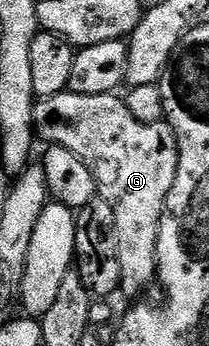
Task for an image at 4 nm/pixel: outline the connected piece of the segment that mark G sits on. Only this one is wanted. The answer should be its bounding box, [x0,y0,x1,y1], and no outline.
[34,90,178,296]

